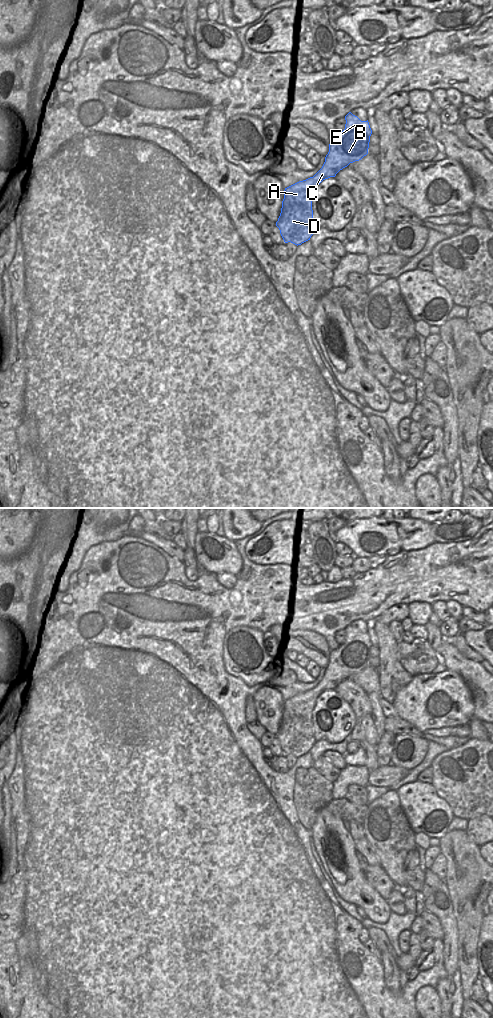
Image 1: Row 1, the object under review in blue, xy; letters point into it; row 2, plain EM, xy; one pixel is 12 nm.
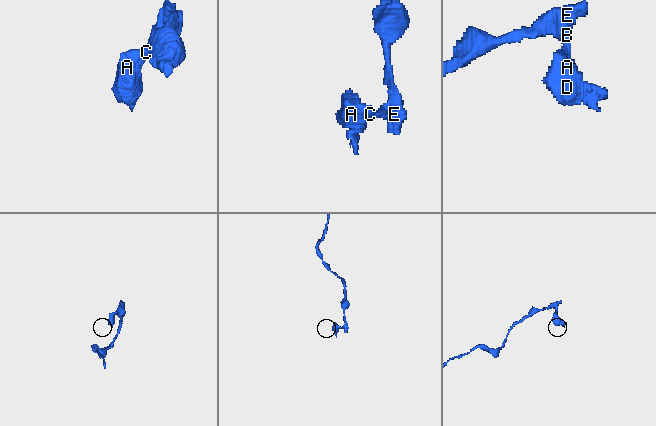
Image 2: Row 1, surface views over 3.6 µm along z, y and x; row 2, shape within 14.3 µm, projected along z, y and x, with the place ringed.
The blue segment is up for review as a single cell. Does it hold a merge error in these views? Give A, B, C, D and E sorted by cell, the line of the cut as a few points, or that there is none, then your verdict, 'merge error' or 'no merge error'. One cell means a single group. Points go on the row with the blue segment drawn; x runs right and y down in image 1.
groups A B C D E; cut none; no merge error

